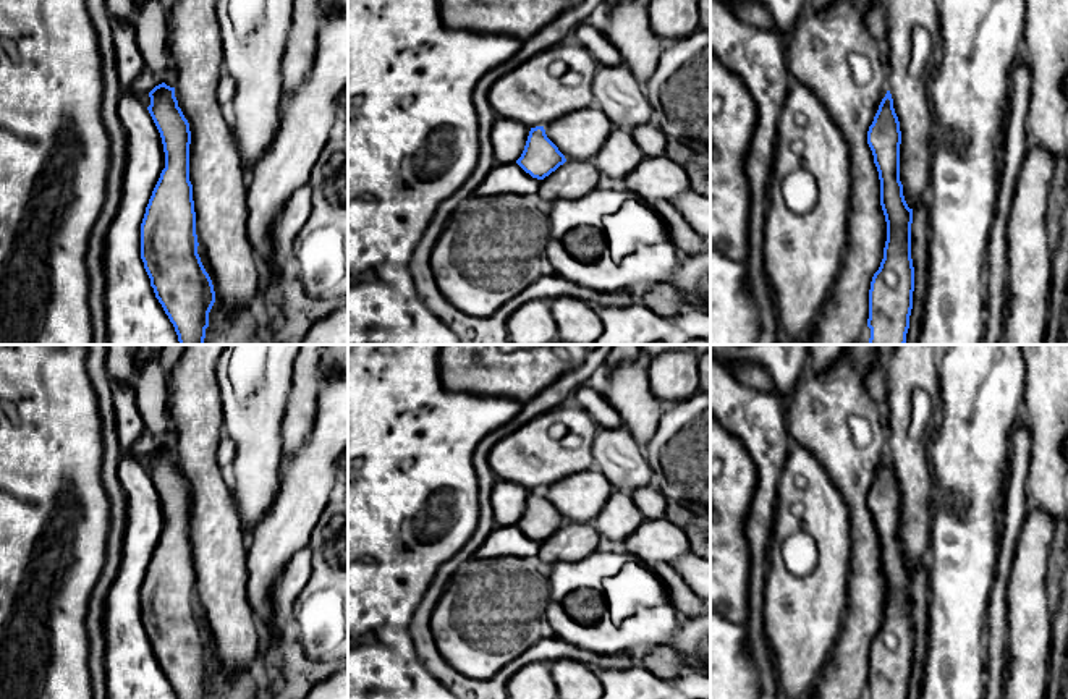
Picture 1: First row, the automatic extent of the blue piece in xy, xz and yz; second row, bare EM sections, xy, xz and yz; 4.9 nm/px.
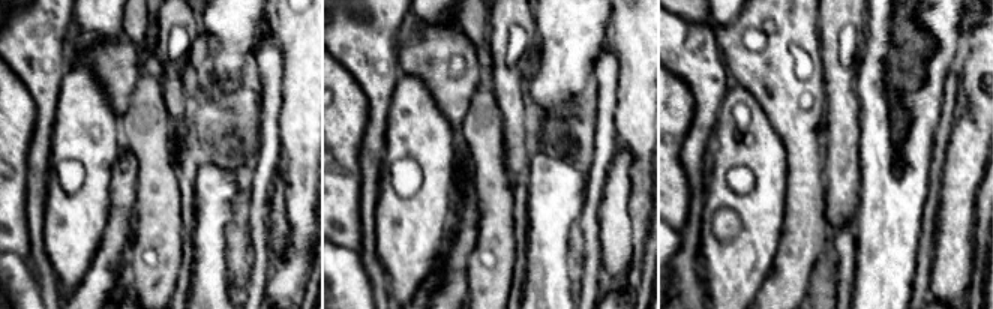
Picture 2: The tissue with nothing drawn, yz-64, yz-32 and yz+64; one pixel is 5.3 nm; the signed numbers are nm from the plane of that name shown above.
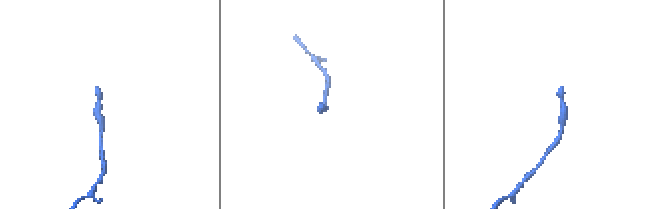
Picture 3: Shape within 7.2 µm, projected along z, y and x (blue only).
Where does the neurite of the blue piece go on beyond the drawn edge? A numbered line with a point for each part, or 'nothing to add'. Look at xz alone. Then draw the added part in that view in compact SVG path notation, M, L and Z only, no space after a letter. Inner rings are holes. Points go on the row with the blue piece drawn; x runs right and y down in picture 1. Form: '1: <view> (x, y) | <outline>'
nothing to add

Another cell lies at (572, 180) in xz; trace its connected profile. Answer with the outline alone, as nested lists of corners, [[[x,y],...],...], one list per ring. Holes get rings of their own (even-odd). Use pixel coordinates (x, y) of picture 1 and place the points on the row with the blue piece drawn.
[[[566,160],[540,180],[537,197],[549,202],[578,199],[599,186],[600,172],[592,162]]]

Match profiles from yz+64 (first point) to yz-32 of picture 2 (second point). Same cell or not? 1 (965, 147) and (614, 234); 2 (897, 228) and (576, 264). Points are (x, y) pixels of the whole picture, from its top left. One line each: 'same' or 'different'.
1: same
2: different

